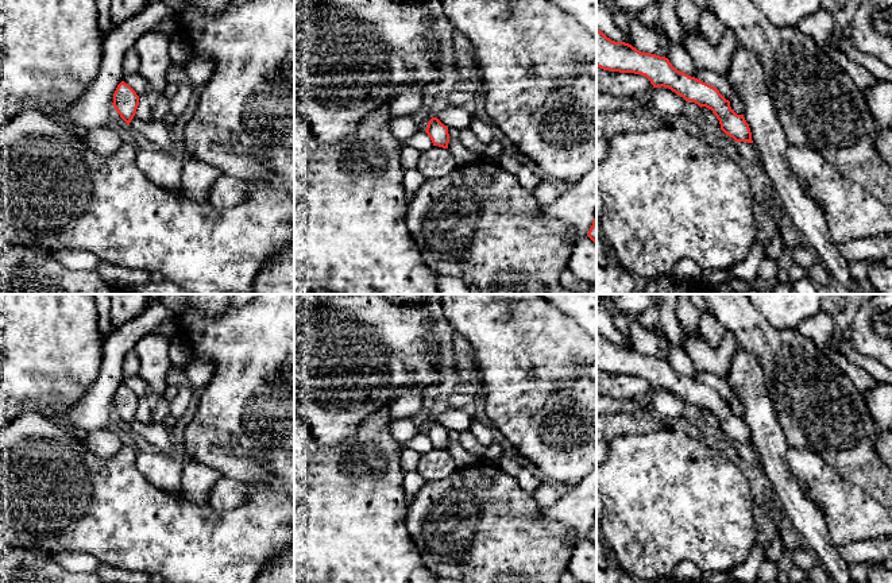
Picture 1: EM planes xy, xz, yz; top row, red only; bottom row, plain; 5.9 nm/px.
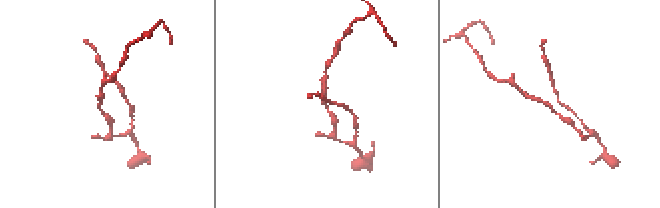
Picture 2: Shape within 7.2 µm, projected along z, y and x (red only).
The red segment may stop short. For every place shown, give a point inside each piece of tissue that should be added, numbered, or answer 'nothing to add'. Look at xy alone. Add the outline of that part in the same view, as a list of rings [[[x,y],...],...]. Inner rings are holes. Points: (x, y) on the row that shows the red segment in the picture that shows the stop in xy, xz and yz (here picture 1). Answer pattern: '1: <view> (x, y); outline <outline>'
nothing to add

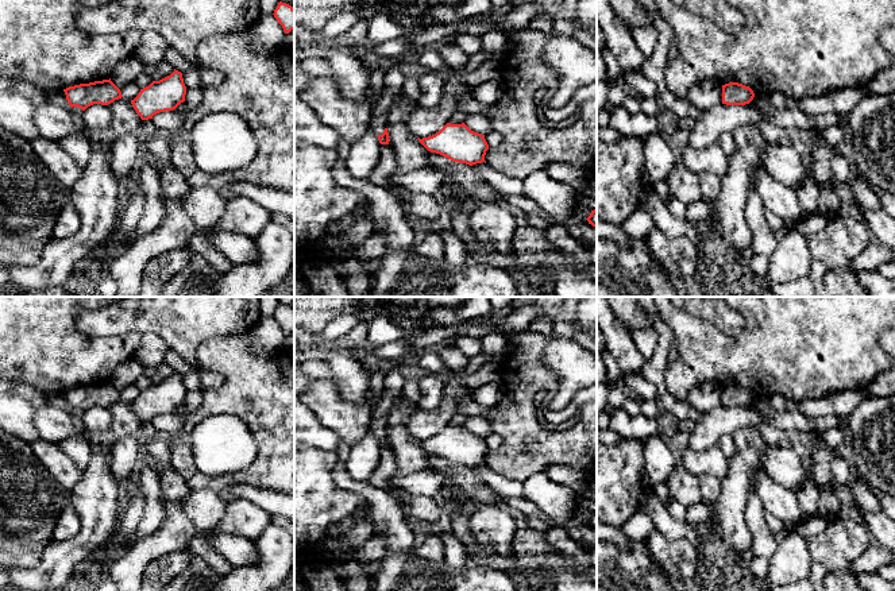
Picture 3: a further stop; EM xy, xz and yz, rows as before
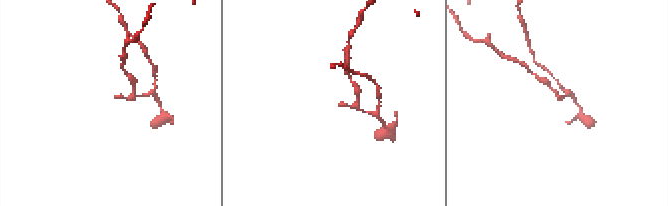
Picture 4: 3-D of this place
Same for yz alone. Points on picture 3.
nothing to add

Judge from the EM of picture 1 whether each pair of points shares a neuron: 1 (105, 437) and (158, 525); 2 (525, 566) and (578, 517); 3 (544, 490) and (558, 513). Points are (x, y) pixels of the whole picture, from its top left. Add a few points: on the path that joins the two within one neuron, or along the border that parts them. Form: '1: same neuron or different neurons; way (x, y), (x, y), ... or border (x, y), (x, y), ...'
1: different neurons; border (85, 441), (103, 458), (111, 458), (123, 444)
2: different neurons; border (541, 508), (544, 520), (560, 521), (567, 526)
3: different neurons; border (560, 493), (552, 505), (543, 508)

